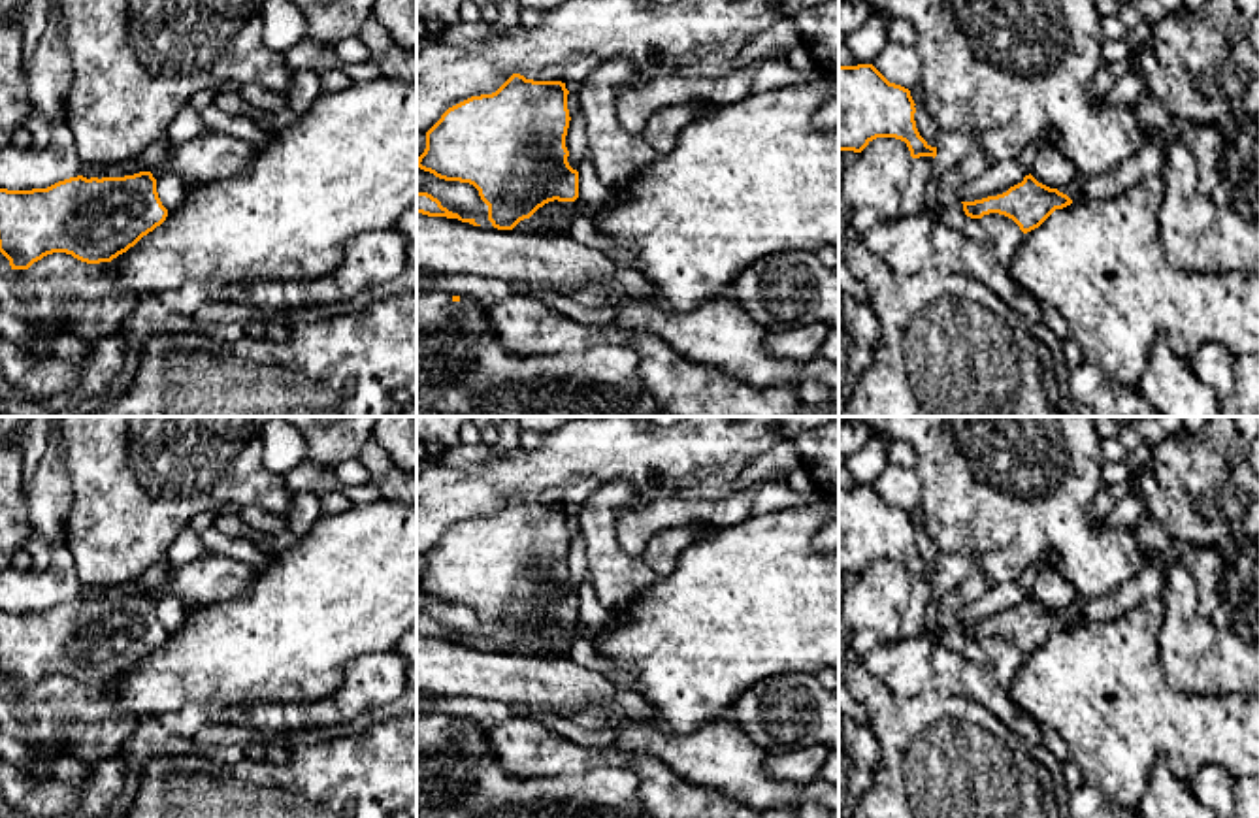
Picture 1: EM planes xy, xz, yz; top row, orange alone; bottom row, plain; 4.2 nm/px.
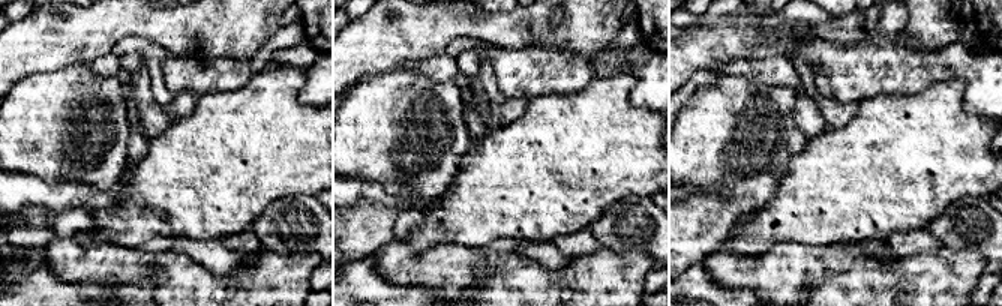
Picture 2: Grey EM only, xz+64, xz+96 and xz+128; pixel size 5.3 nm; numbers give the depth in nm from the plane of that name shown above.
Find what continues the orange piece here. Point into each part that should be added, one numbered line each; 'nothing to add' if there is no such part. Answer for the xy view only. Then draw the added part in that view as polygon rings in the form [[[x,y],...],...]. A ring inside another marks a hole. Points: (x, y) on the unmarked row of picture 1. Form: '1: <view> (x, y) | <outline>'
nothing to add

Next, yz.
nothing to add

